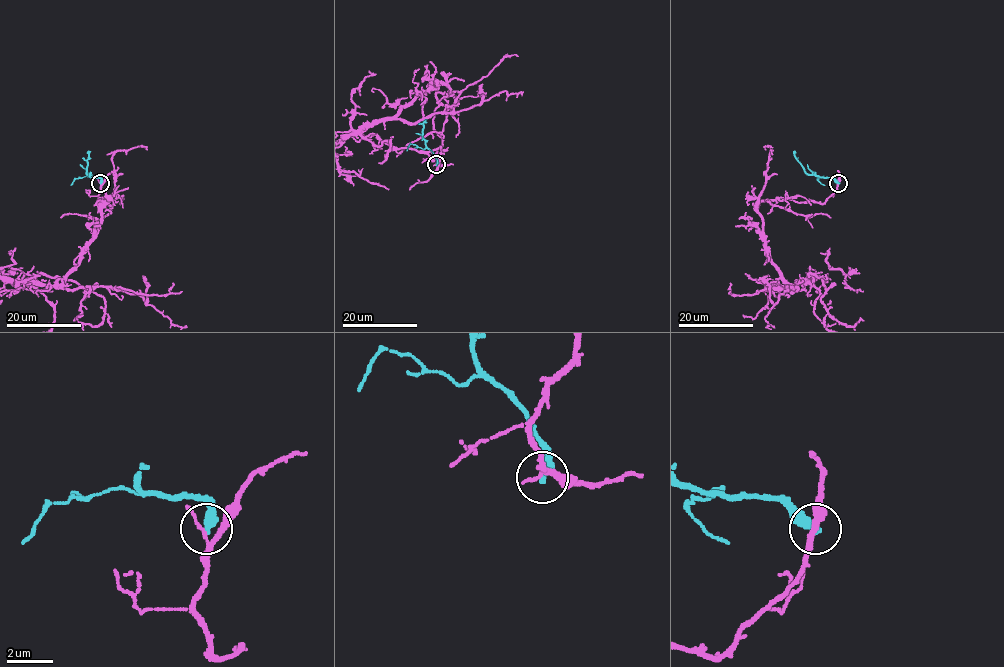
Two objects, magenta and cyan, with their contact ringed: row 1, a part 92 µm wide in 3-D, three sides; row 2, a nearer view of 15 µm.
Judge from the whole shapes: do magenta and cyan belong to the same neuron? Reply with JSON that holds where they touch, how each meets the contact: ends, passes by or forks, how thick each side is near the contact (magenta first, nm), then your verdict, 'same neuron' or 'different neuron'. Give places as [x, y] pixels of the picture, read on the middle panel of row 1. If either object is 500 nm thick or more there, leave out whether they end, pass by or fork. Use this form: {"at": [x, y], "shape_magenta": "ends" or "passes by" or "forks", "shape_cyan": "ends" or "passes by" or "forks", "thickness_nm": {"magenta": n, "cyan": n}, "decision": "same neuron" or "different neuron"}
{"at": [436, 164], "shape_magenta": "passes by", "shape_cyan": "ends", "thickness_nm": {"magenta": 140, "cyan": 400}, "decision": "different neuron"}

